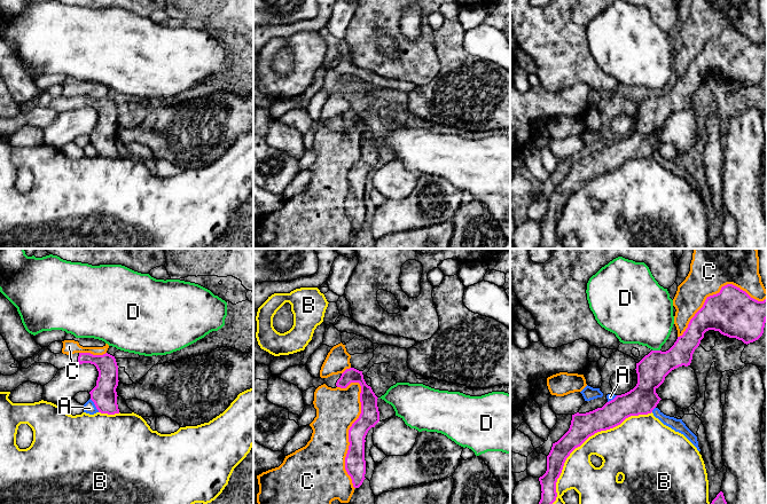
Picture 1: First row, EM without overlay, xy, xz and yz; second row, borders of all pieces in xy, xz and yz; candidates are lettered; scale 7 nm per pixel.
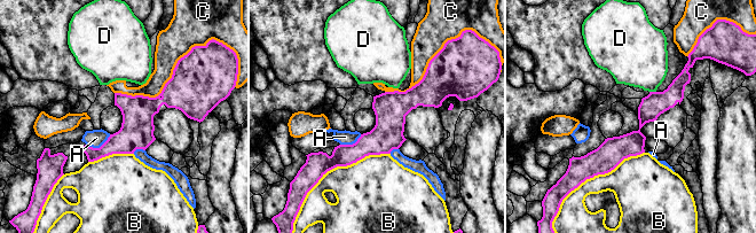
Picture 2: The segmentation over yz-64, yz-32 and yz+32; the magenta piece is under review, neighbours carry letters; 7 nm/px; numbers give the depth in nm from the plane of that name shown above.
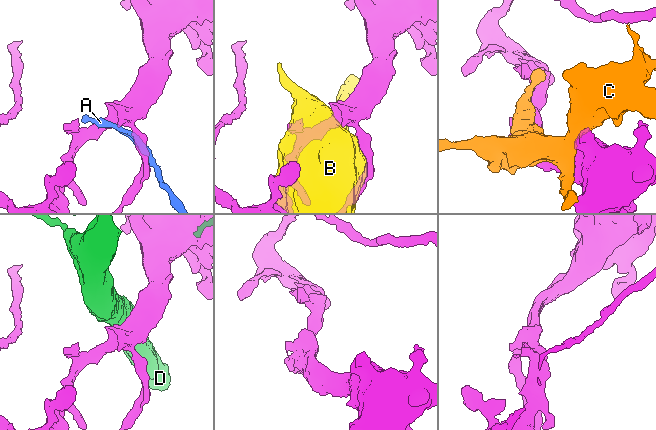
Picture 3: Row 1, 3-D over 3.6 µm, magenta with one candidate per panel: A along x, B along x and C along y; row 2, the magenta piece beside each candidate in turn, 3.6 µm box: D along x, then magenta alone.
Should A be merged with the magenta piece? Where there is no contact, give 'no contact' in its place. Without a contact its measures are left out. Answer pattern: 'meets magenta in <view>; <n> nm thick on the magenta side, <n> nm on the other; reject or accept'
meets magenta in xy; 180 nm thick on the magenta side, 80 nm on the other; reject

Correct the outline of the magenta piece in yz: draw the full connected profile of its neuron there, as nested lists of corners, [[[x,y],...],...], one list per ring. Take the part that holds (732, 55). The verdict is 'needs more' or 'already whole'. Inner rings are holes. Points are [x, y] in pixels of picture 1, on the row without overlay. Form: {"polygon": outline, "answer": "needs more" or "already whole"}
{"polygon": [[[733,27],[707,40],[668,94],[651,94],[636,107],[637,127],[633,133],[617,139],[602,151],[572,158],[569,174],[553,187],[547,199],[547,214],[539,221],[542,235],[539,249],[551,249],[556,244],[556,226],[566,202],[589,180],[613,172],[631,159],[652,156],[662,143],[656,133],[672,113],[690,109],[692,97],[706,74],[719,74],[748,88],[762,79],[766,63],[767,41],[758,45]]], "answer": "already whole"}

